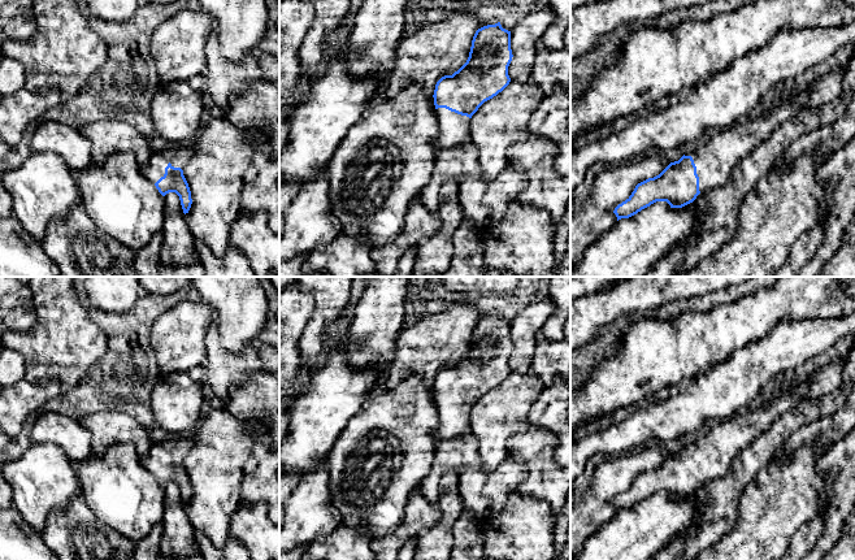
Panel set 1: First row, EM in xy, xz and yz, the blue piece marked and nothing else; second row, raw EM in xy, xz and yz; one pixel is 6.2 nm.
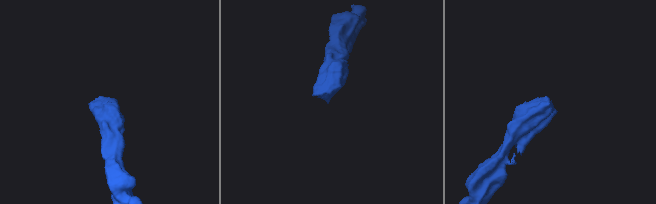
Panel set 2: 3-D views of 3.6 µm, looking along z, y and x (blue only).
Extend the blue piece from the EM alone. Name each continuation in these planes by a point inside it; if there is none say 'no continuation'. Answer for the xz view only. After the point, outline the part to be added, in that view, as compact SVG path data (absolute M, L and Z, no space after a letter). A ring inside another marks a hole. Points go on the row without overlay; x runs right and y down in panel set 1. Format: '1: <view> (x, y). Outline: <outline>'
1: xz (454, 420). Outline: M438 399L437 409L439 417L439 427L433 434L433 438L437 443L442 440L450 440L472 431L469 408L457 405L446 399Z

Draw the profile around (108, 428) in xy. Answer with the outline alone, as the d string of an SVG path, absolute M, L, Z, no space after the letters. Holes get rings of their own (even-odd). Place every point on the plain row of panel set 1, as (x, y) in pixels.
M103 411L83 416L78 420L92 438L94 452L103 455L110 447L129 443L135 447L140 457L146 456L152 446L146 427L125 412Z

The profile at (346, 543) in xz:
M343 524L327 537L317 537L300 560L377 560L364 528Z

